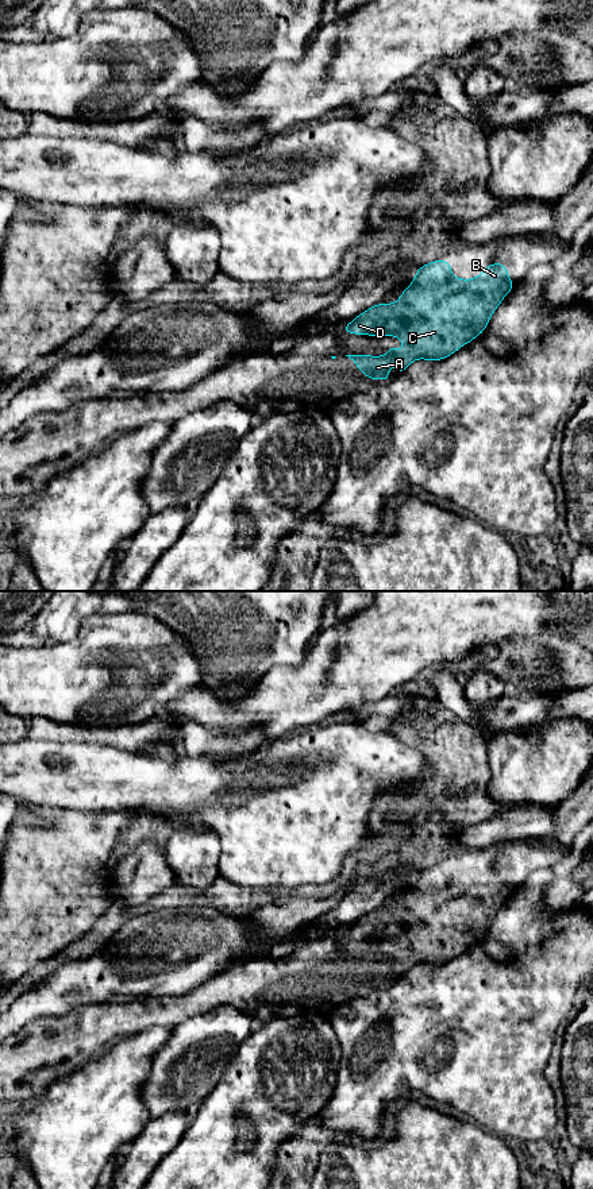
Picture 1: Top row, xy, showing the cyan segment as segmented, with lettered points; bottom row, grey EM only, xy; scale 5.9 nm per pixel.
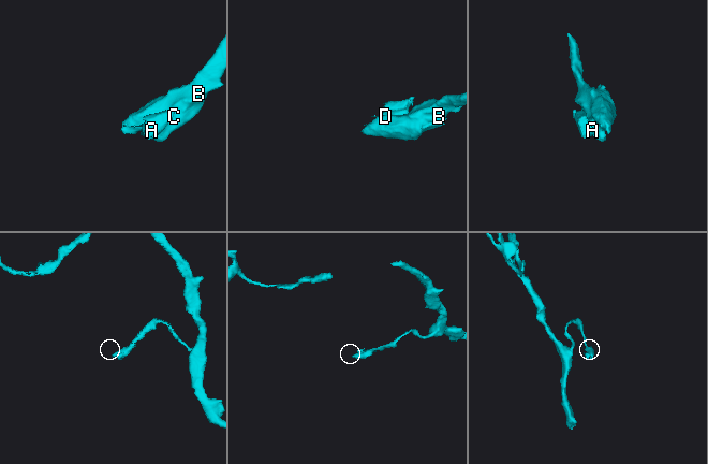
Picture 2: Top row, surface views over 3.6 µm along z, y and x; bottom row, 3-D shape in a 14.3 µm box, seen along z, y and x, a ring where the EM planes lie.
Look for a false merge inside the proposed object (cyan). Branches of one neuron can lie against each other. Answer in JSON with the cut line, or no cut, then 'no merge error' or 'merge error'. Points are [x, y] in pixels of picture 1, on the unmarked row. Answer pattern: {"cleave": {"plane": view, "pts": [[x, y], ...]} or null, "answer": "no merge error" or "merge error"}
{"cleave": null, "answer": "no merge error"}

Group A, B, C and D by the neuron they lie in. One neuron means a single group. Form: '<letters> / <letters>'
A B C D

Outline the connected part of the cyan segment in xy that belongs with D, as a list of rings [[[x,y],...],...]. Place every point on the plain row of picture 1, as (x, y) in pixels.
[[[438,864],[419,872],[412,888],[403,896],[394,908],[380,907],[357,920],[343,931],[347,938],[369,941],[396,941],[404,953],[388,950],[388,960],[346,960],[363,976],[366,983],[389,985],[389,973],[396,968],[401,978],[413,965],[426,964],[438,966],[453,960],[462,950],[470,947],[486,933],[493,916],[502,903],[513,893],[502,868],[493,868],[471,884],[457,883],[451,879],[450,868]]]

